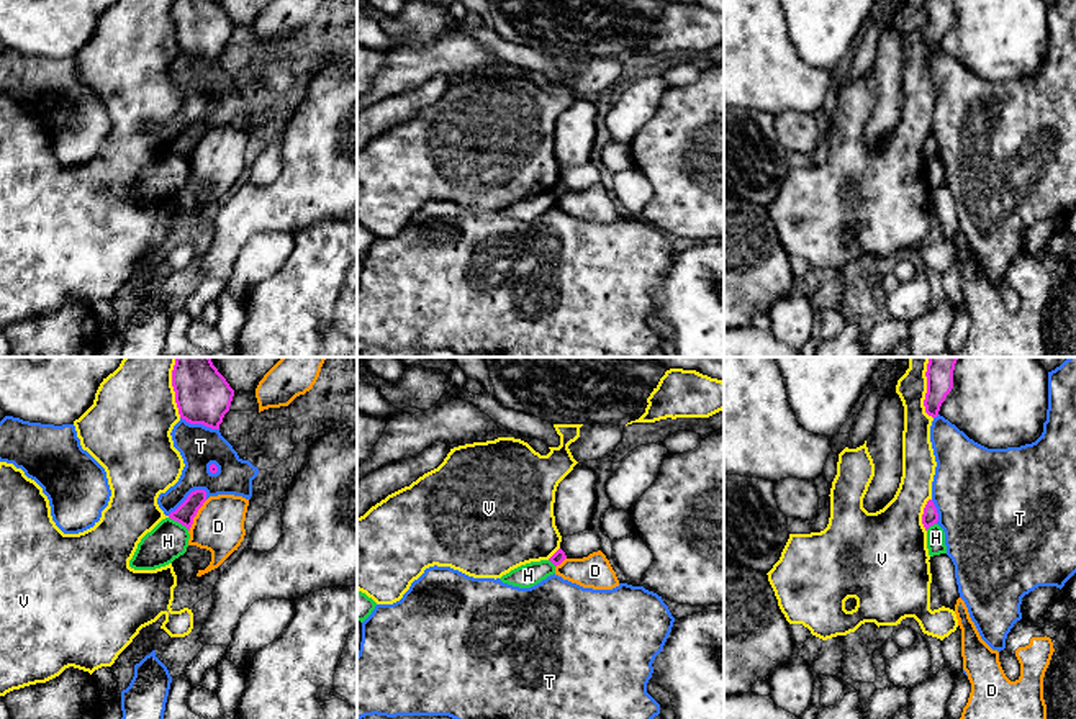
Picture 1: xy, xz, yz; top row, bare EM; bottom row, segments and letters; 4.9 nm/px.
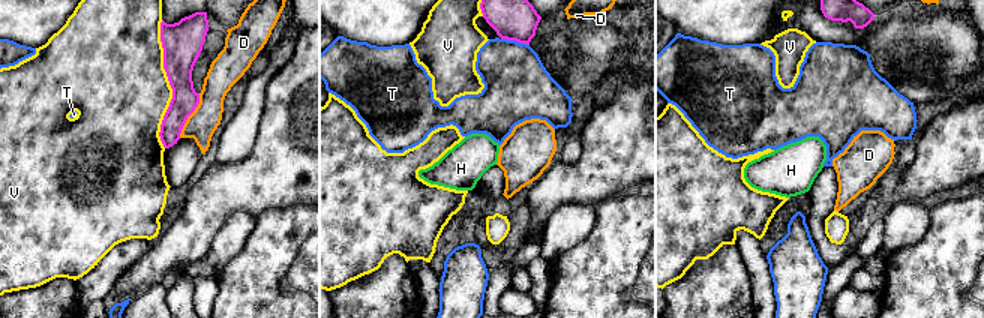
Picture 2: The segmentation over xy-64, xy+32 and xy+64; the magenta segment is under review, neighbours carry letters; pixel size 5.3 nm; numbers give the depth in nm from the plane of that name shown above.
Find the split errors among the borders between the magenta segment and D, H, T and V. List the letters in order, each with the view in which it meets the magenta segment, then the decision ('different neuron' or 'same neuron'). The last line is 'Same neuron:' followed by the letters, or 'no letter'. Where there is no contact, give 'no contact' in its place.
D: meets magenta in xy; different neuron
H: meets magenta in xy; different neuron
T: meets magenta in xy; different neuron
V: meets magenta in yz; different neuron
Same neuron: no letter

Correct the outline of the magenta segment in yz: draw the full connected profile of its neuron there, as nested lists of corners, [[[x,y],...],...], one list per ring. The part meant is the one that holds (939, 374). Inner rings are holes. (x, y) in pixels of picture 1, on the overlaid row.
[[[929,357],[927,393],[924,400],[925,413],[938,416],[940,406],[953,388],[953,370],[958,357]]]

